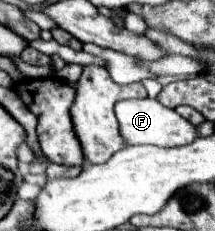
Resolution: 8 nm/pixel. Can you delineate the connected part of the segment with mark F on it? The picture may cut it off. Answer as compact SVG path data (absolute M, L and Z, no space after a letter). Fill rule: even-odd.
M156 98L122 100L116 104L118 130L126 144L152 144L152 146L184 146L196 140L196 128L186 122L176 110L162 106Z

